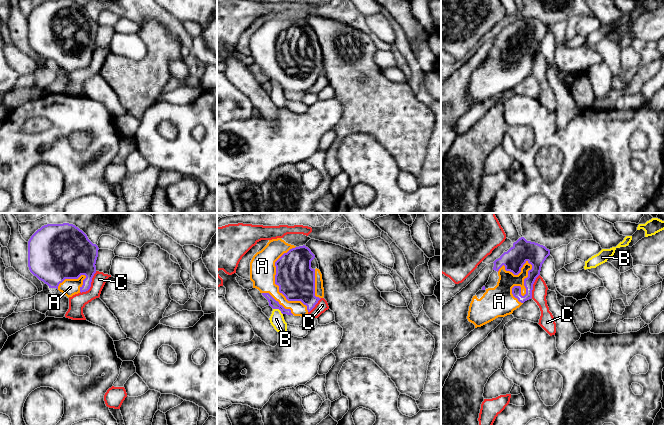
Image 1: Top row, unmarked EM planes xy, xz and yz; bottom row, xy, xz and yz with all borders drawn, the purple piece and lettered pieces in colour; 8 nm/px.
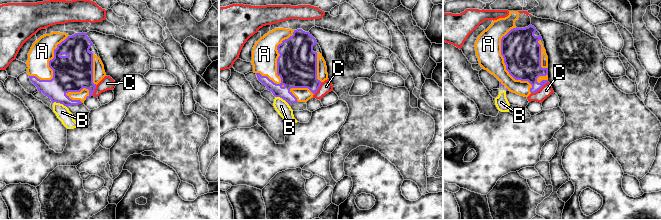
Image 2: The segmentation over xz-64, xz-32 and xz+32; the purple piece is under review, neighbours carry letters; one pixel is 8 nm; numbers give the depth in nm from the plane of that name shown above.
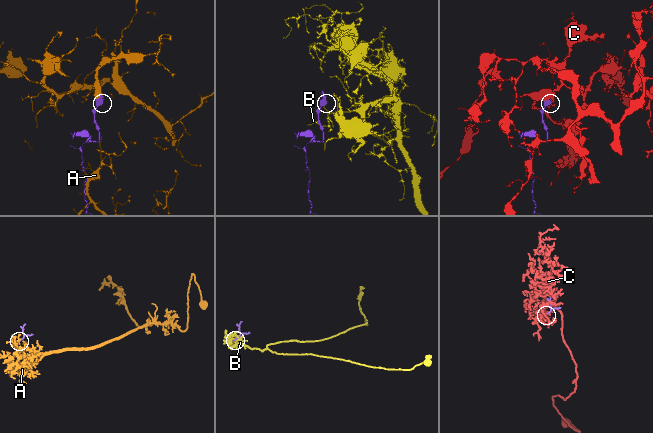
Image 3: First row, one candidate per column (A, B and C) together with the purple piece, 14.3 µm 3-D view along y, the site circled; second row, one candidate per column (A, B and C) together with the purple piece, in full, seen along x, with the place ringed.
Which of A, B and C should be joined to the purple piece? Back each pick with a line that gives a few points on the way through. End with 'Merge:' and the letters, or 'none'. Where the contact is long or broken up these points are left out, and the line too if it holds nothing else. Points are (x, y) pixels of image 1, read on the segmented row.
Merge: A

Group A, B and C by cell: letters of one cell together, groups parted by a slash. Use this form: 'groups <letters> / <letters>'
groups A / B / C

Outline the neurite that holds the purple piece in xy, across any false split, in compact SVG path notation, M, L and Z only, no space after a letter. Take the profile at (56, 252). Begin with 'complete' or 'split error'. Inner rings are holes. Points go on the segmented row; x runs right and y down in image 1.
split error; M47 224L38 229L28 241L28 267L49 288L56 288L69 298L90 289L96 273L98 250L98 246L75 225Z

